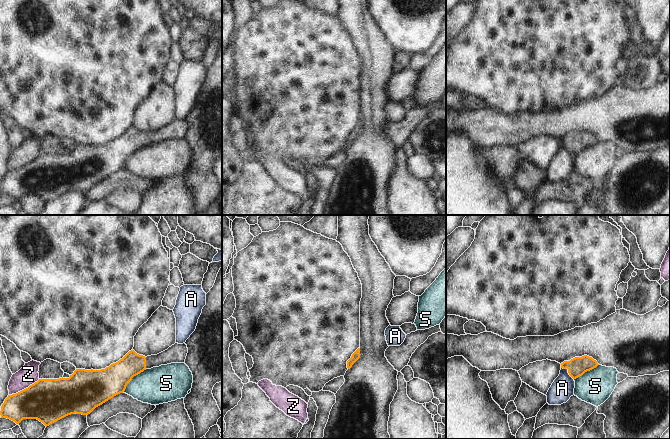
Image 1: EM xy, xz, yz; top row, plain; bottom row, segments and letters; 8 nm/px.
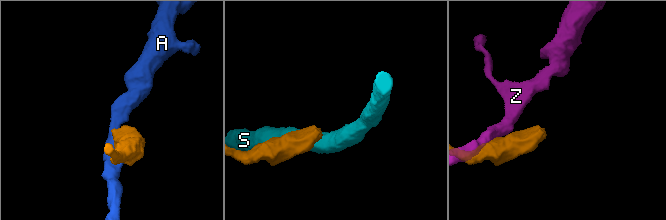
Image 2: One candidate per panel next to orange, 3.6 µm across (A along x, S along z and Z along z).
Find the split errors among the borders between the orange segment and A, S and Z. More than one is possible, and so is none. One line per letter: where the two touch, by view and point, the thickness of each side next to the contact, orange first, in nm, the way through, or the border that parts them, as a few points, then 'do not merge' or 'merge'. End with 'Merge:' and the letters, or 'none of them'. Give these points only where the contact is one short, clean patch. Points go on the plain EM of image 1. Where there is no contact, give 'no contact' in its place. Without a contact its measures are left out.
A: meets orange in yz at (568, 147); 150 nm thick on the orange side, 180 nm on the other; border along yz (561, 143), (566, 144), (568, 150), (573, 155); do not merge
S: meets orange in xy at (132, 153); 260 nm thick on the orange side, 300 nm on the other; do not merge
Z: meets orange in xy at (24, 165); 360 nm thick on the orange side, 160 nm on the other; do not merge
Merge: none of them

